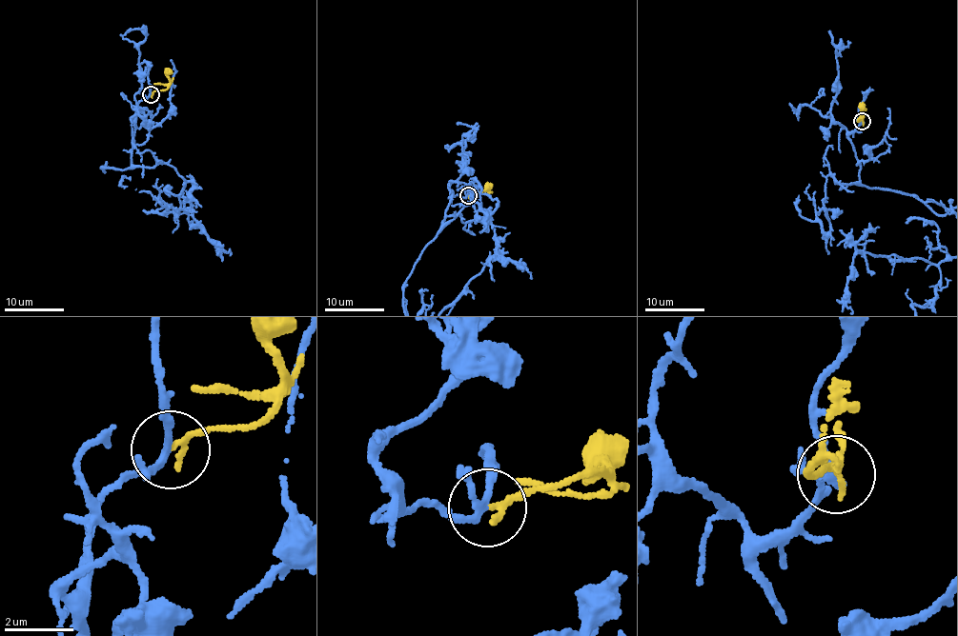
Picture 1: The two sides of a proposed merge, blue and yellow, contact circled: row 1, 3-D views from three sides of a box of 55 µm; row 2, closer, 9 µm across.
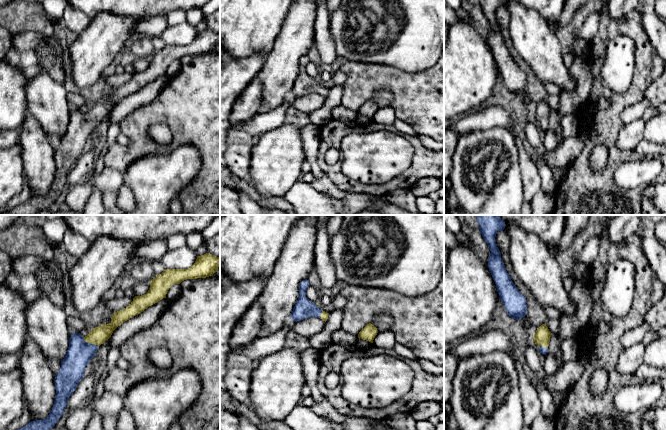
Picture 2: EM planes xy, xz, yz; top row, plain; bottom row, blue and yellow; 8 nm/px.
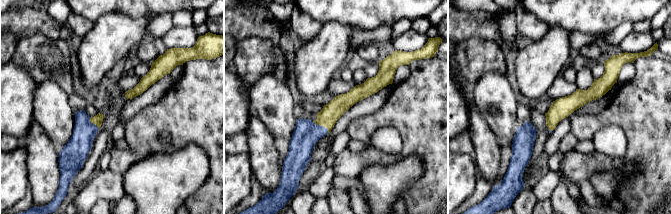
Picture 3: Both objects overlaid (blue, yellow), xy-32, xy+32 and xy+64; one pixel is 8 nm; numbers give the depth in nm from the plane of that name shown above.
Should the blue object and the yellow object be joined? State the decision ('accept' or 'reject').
accept

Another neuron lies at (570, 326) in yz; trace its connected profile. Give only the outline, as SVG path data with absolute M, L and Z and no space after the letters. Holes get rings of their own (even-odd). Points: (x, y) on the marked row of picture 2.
M575 280L570 290L570 296L576 305L576 311L572 316L564 315L559 319L559 332L552 333L548 346L548 354L556 358L558 369L564 363L560 348L562 341L578 337L581 329L588 324L593 309L591 294L584 283Z

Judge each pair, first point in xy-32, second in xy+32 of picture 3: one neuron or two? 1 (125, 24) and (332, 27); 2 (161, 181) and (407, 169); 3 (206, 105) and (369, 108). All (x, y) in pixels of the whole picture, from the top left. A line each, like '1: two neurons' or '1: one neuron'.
1: one neuron
2: one neuron
3: two neurons

